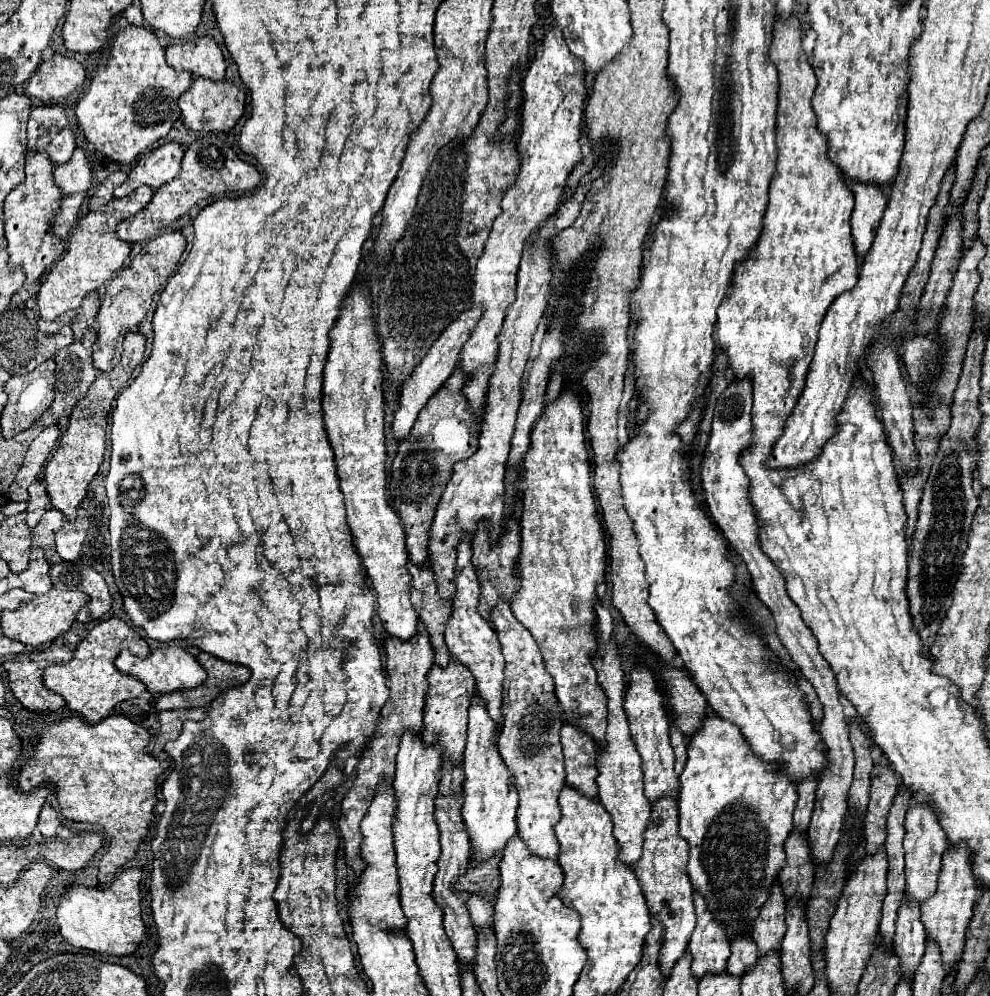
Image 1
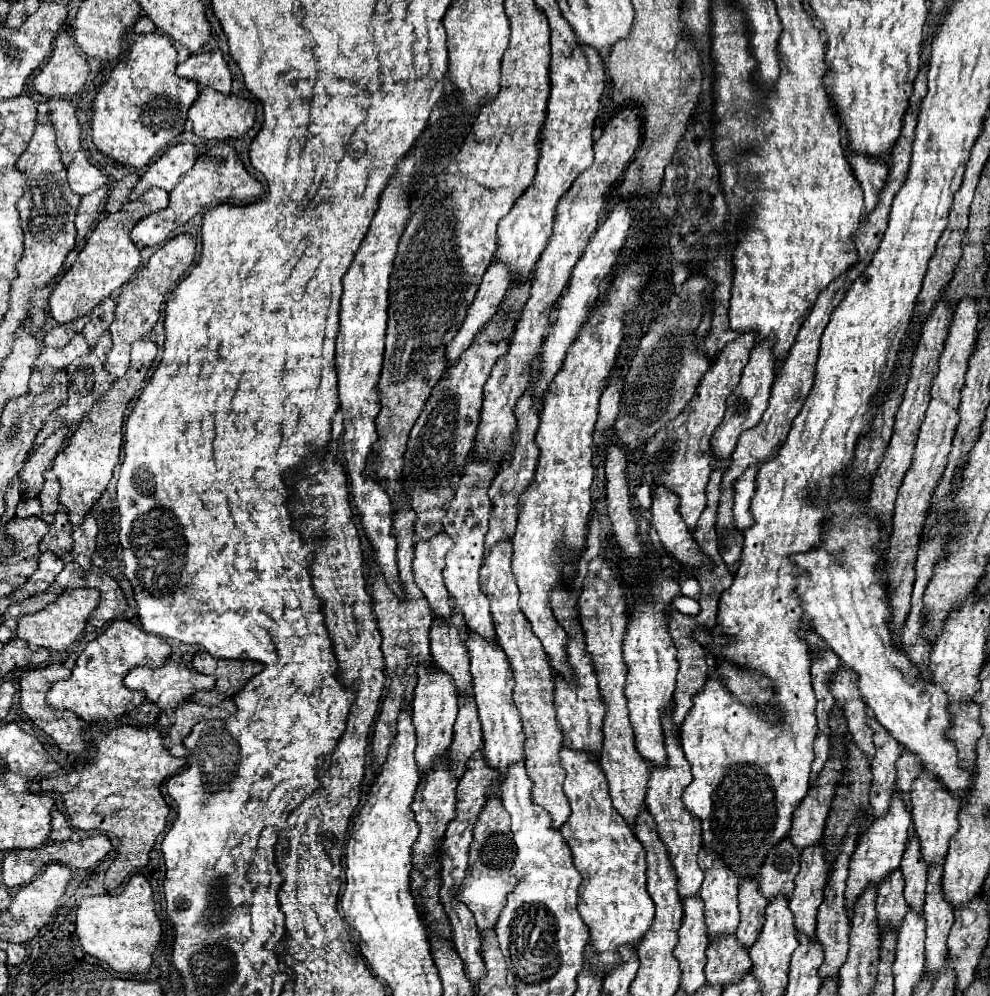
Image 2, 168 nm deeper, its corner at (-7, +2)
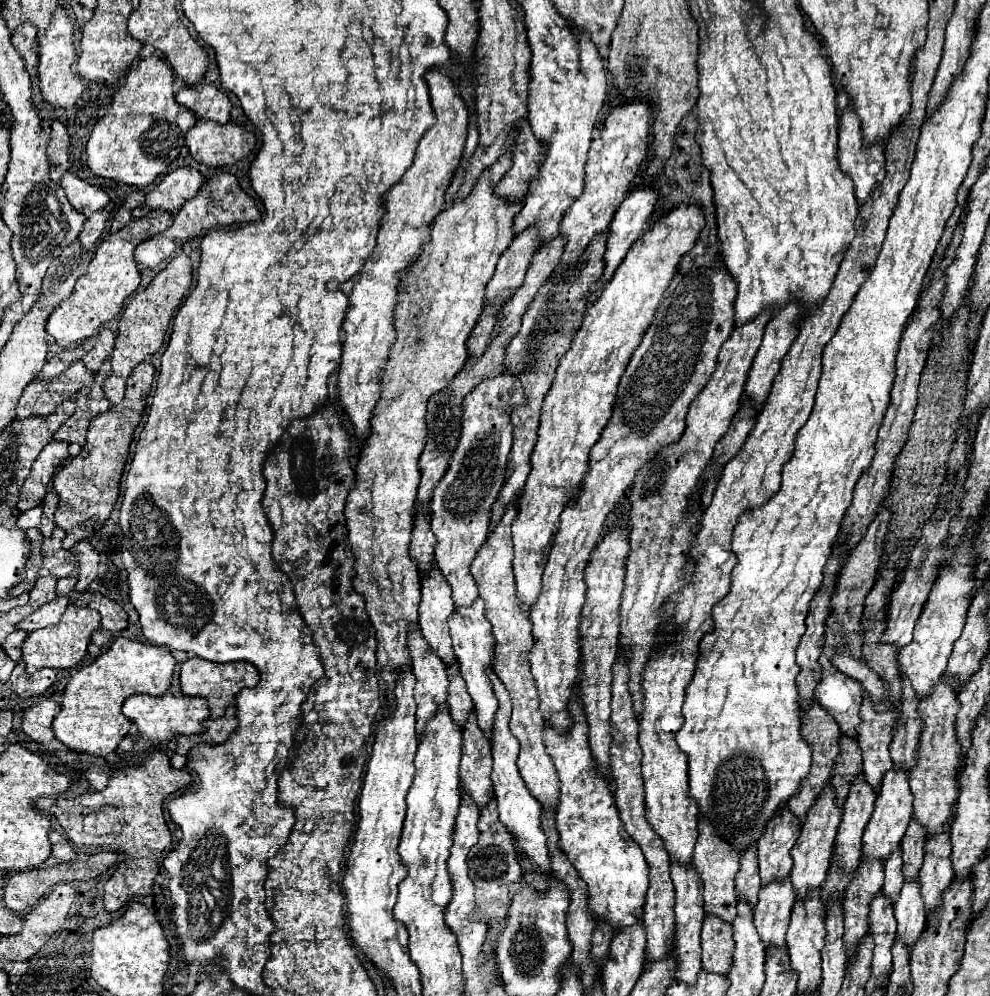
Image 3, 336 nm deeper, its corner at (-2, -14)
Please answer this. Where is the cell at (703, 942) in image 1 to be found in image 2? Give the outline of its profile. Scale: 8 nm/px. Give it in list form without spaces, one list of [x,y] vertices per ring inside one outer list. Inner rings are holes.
[[[700,848],[698,864],[704,870],[704,882],[700,888],[702,900],[706,902],[706,926],[708,936],[734,934],[740,922],[738,914],[738,876],[714,856]]]

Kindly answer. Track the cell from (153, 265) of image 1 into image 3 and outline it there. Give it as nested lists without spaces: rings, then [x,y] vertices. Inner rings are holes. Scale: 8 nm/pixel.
[[[177,254],[167,262],[167,266],[151,280],[151,284],[145,290],[137,292],[127,302],[119,320],[119,334],[115,338],[115,348],[111,354],[113,370],[103,384],[103,392],[111,400],[111,404],[119,404],[123,400],[125,382],[131,374],[131,368],[135,368],[139,362],[143,362],[147,356],[155,354],[161,348],[173,310],[189,294],[189,288],[191,288],[191,258],[187,254]]]

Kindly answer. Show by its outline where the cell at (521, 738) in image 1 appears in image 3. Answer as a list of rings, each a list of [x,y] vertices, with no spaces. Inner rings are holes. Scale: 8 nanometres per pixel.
[[[517,504],[505,512],[505,516],[499,520],[495,530],[487,536],[485,546],[479,548],[477,558],[471,564],[471,574],[475,578],[475,584],[479,588],[479,596],[485,602],[485,616],[493,626],[493,636],[495,636],[495,662],[493,670],[499,676],[499,680],[505,684],[511,702],[513,702],[513,714],[509,728],[515,734],[515,738],[521,744],[519,752],[519,772],[521,778],[525,780],[529,792],[537,798],[541,808],[547,810],[557,810],[559,806],[559,778],[557,770],[545,752],[545,742],[543,742],[543,730],[545,730],[545,720],[539,712],[537,704],[537,688],[533,684],[533,676],[529,672],[529,652],[533,648],[533,636],[531,636],[531,622],[529,616],[519,608],[517,598],[515,598],[515,580],[513,580],[513,544],[511,544],[511,522],[517,516]]]

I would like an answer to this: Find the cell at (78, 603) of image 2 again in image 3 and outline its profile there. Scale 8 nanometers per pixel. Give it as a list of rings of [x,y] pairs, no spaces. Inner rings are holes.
[[[69,604],[59,624],[29,632],[29,636],[25,638],[23,648],[21,648],[25,670],[29,674],[33,674],[41,668],[73,668],[87,654],[87,644],[91,640],[91,632],[97,628],[99,628],[99,612],[97,610]]]

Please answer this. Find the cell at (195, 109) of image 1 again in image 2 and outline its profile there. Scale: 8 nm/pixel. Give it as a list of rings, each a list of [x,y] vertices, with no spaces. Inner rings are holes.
[[[202,88],[188,118],[194,124],[194,134],[202,138],[240,138],[254,126],[256,108],[246,98],[234,94],[222,96],[212,88]]]

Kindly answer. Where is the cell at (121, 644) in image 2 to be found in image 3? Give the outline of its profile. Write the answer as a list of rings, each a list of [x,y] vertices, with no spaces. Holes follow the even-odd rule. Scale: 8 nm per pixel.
[[[115,638],[111,646],[89,666],[79,668],[63,692],[61,710],[53,720],[53,734],[67,748],[93,756],[115,752],[123,736],[131,730],[131,720],[123,716],[121,704],[131,694],[163,694],[173,676],[175,660],[167,648],[157,648],[129,638]]]

